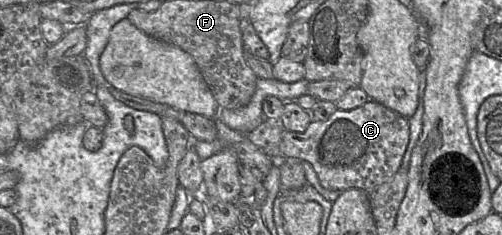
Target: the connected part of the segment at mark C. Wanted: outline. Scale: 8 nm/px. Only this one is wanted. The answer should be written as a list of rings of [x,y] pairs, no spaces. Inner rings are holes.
[[[374,100],[349,110],[336,110],[327,121],[312,120],[303,133],[284,131],[280,149],[285,158],[309,162],[328,190],[371,190],[400,168],[410,138],[409,119]]]

